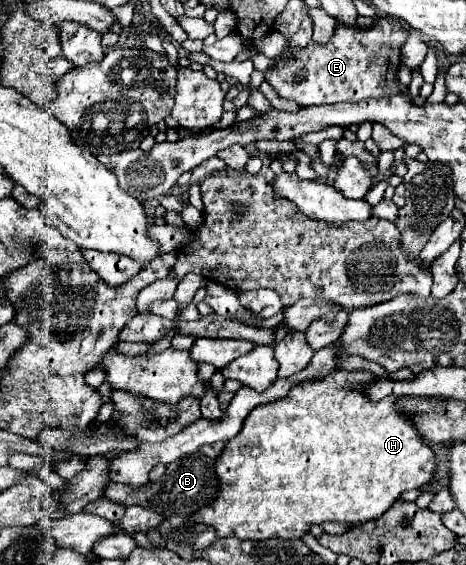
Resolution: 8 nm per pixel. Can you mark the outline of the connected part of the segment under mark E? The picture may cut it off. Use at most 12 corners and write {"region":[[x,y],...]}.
{"region":[[381,18],[291,46],[265,80],[299,106],[399,94],[409,32]]}

